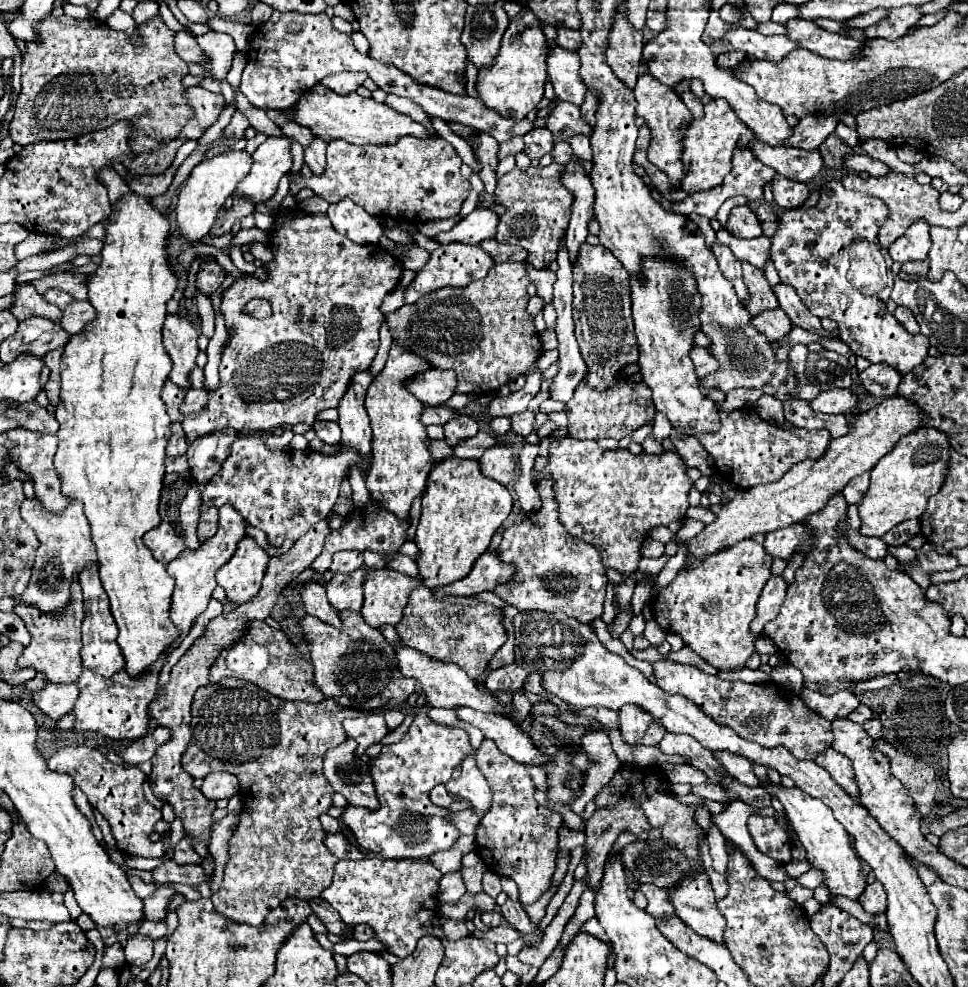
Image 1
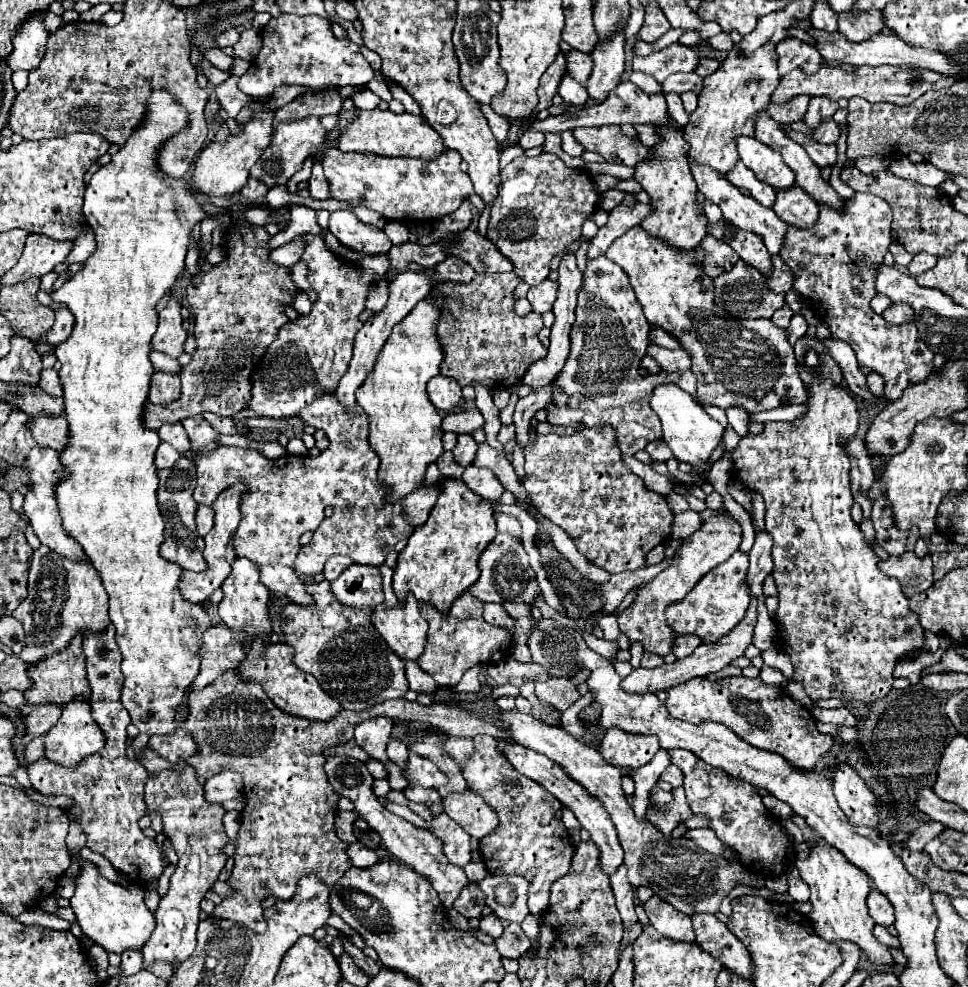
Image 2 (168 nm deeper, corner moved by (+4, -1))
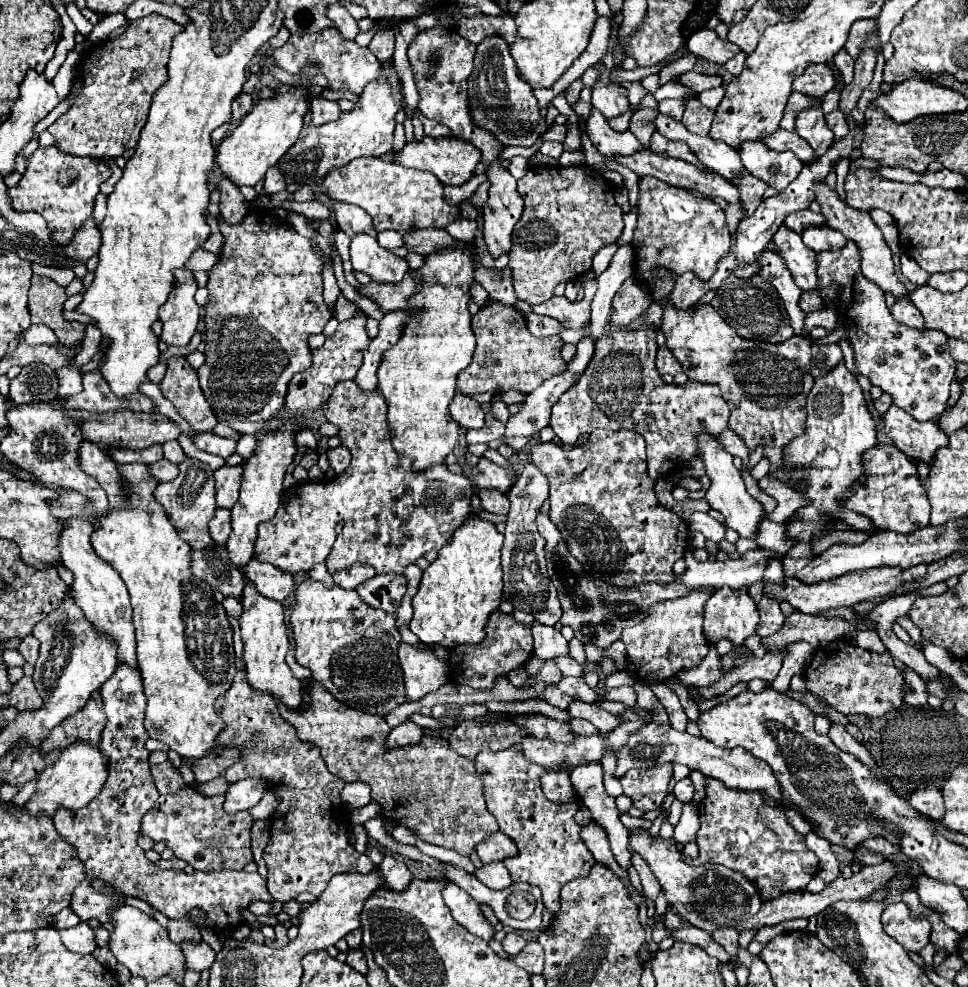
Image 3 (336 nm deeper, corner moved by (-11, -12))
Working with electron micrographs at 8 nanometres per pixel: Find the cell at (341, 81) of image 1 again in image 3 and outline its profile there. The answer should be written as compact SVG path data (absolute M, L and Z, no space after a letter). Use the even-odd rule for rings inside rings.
M314 98L312 100L312 124L314 126L320 126L320 124L326 124L326 122L332 122L340 116L340 106L338 102L330 102L326 98Z

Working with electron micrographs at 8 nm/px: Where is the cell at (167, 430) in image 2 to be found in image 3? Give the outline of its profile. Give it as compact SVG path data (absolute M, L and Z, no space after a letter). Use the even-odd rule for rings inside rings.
M204 432L204 434L198 434L196 438L192 438L196 448L208 452L208 454L216 454L216 456L222 456L222 458L228 458L236 452L236 444L238 440L234 438L222 438L222 436L216 436L216 434L210 434L210 432Z

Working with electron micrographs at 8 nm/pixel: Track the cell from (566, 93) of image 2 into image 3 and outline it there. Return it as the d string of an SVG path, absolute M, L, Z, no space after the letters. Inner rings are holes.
M592 110L588 118L588 136L592 144L598 148L602 156L628 156L640 152L644 146L638 142L634 134L618 134L608 126L608 120L598 112Z

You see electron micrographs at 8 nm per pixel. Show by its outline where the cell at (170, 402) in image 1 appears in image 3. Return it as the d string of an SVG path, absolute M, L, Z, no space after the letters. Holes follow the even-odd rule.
M168 358L168 370L160 382L160 390L196 432L210 432L218 424L218 418L212 414L212 408L198 386L196 370L186 362L186 358Z

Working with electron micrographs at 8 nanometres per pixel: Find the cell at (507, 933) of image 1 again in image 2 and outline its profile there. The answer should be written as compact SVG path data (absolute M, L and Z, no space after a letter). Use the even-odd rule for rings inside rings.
M511 923L505 927L503 935L495 939L495 947L503 957L513 957L519 959L527 949L529 949L529 939L523 933L521 925Z

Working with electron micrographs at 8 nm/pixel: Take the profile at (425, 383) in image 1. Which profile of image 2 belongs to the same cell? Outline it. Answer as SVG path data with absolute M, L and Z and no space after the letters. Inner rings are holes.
M437 375L427 383L427 395L433 407L437 407L443 413L449 413L461 399L461 387L455 379Z

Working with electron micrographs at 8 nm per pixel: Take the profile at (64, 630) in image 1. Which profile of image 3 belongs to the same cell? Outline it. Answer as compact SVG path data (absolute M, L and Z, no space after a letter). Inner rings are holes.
M94 692L88 704L80 712L76 712L74 716L70 716L66 722L62 722L52 730L50 734L52 738L48 738L48 742L42 744L42 750L44 752L64 750L76 740L88 740L92 746L98 748L104 724L106 724L106 716L102 710L100 692Z

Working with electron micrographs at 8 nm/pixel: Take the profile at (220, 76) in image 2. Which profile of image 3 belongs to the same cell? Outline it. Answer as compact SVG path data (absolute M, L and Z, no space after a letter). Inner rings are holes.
M242 92L242 94L234 100L234 104L232 104L232 122L234 122L234 124L240 122L240 120L244 118L244 114L250 112L252 104L254 104L254 98L252 98L250 94Z

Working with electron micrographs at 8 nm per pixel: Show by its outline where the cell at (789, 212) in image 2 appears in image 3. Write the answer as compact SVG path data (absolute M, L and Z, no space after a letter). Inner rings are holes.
M812 226L812 228L806 228L802 232L802 240L814 252L842 250L846 246L846 238L838 230L832 230L830 226Z

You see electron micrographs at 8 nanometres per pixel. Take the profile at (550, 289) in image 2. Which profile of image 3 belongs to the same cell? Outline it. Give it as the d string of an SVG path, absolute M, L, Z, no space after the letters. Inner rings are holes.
M596 279L586 280L584 285L584 300L582 302L570 302L568 298L550 298L548 302L542 302L538 306L532 308L532 312L536 314L544 314L544 316L552 316L558 322L562 322L564 328L572 328L572 330L580 330L590 322L591 302L595 296L598 285Z

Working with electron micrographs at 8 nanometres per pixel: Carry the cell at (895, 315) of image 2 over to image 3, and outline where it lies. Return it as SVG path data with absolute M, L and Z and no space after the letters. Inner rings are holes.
M900 298L894 302L894 306L890 308L892 316L904 324L904 326L910 326L910 328L924 328L924 318L920 314L920 310L916 310L916 306L912 306L906 298Z

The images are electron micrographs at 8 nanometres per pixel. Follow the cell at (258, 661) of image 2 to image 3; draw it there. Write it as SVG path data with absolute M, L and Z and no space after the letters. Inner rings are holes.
M312 682L310 696L312 696L312 704L306 712L298 712L298 710L290 712L278 704L280 714L284 716L286 722L290 722L296 728L298 738L302 742L310 742L320 748L320 754L322 754L328 770L334 776L338 776L344 782L364 782L370 786L372 800L380 804L380 814L386 822L406 826L420 840L442 846L442 848L456 850L462 856L474 854L476 846L480 842L488 840L494 832L498 832L496 818L492 818L492 814L488 814L488 808L484 802L484 792L482 792L484 784L480 782L480 776L476 774L474 762L460 756L456 750L452 750L448 740L428 734L422 738L420 744L400 746L396 750L384 750L384 738L392 730L388 726L388 722L384 720L384 716L368 714L368 712L352 710L350 706L344 706L328 690L324 690L324 686L320 686L320 682Z

